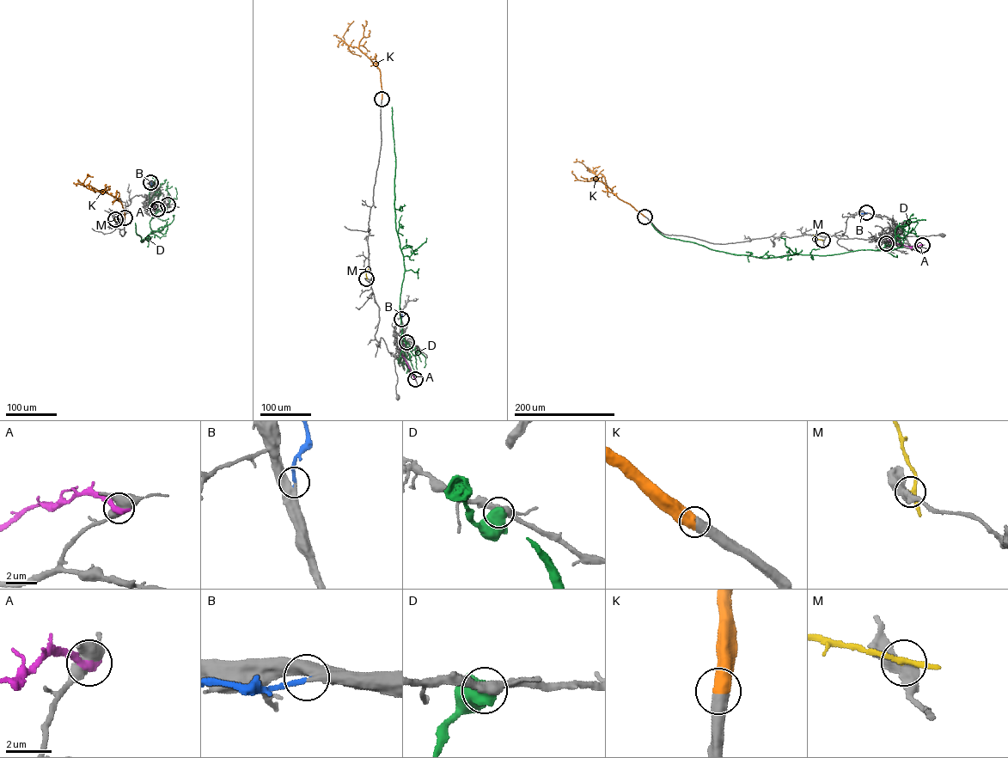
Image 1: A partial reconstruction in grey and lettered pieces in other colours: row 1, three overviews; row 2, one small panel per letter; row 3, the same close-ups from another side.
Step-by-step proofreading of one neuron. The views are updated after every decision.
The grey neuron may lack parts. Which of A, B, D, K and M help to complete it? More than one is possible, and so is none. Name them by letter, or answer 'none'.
B, K

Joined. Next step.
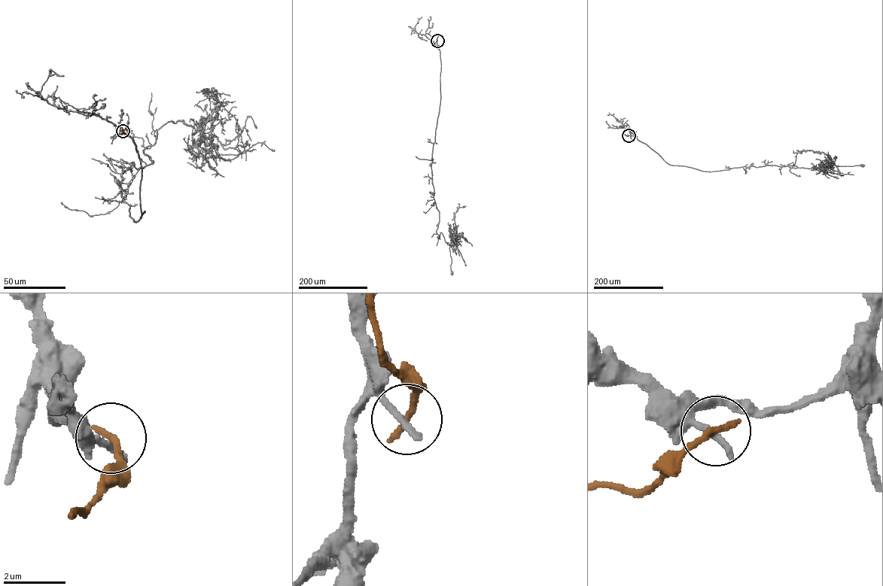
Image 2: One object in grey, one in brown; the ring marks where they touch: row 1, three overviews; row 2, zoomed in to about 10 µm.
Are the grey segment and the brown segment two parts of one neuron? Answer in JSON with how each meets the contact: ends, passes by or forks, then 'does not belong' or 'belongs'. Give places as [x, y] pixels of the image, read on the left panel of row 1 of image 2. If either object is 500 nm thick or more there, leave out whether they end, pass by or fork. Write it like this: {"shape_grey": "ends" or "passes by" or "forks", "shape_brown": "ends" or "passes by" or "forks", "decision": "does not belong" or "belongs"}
{"shape_grey": "ends", "shape_brown": "ends", "decision": "does not belong"}

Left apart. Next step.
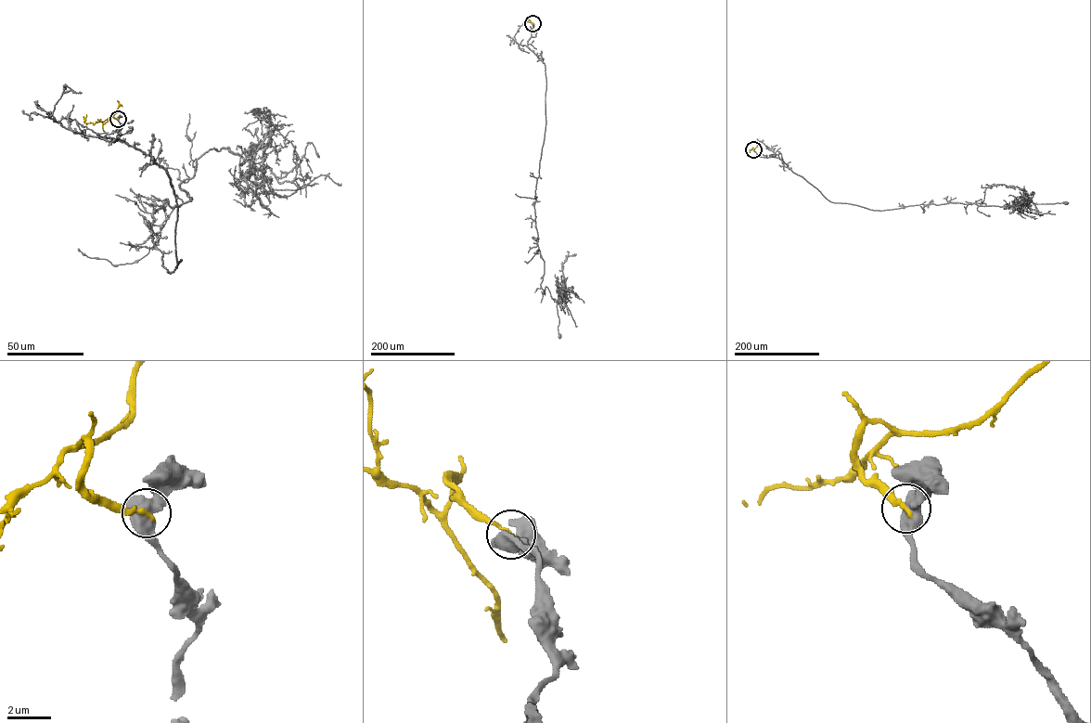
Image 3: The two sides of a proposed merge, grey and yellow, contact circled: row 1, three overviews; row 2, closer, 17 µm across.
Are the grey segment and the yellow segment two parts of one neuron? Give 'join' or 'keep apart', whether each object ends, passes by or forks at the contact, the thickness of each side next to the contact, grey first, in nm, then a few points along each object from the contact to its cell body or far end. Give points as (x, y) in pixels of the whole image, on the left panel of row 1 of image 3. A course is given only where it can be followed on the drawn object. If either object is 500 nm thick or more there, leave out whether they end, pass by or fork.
keep apart; calibres 650 and 200 nm; course grey (118, 119), (100, 137), (170, 177), (170, 273), (154, 211), (189, 201), (205, 152), (241, 165), (252, 148); course yellow (118, 119), (113, 117), (113, 113), (103, 122), (85, 123), (86, 114)

